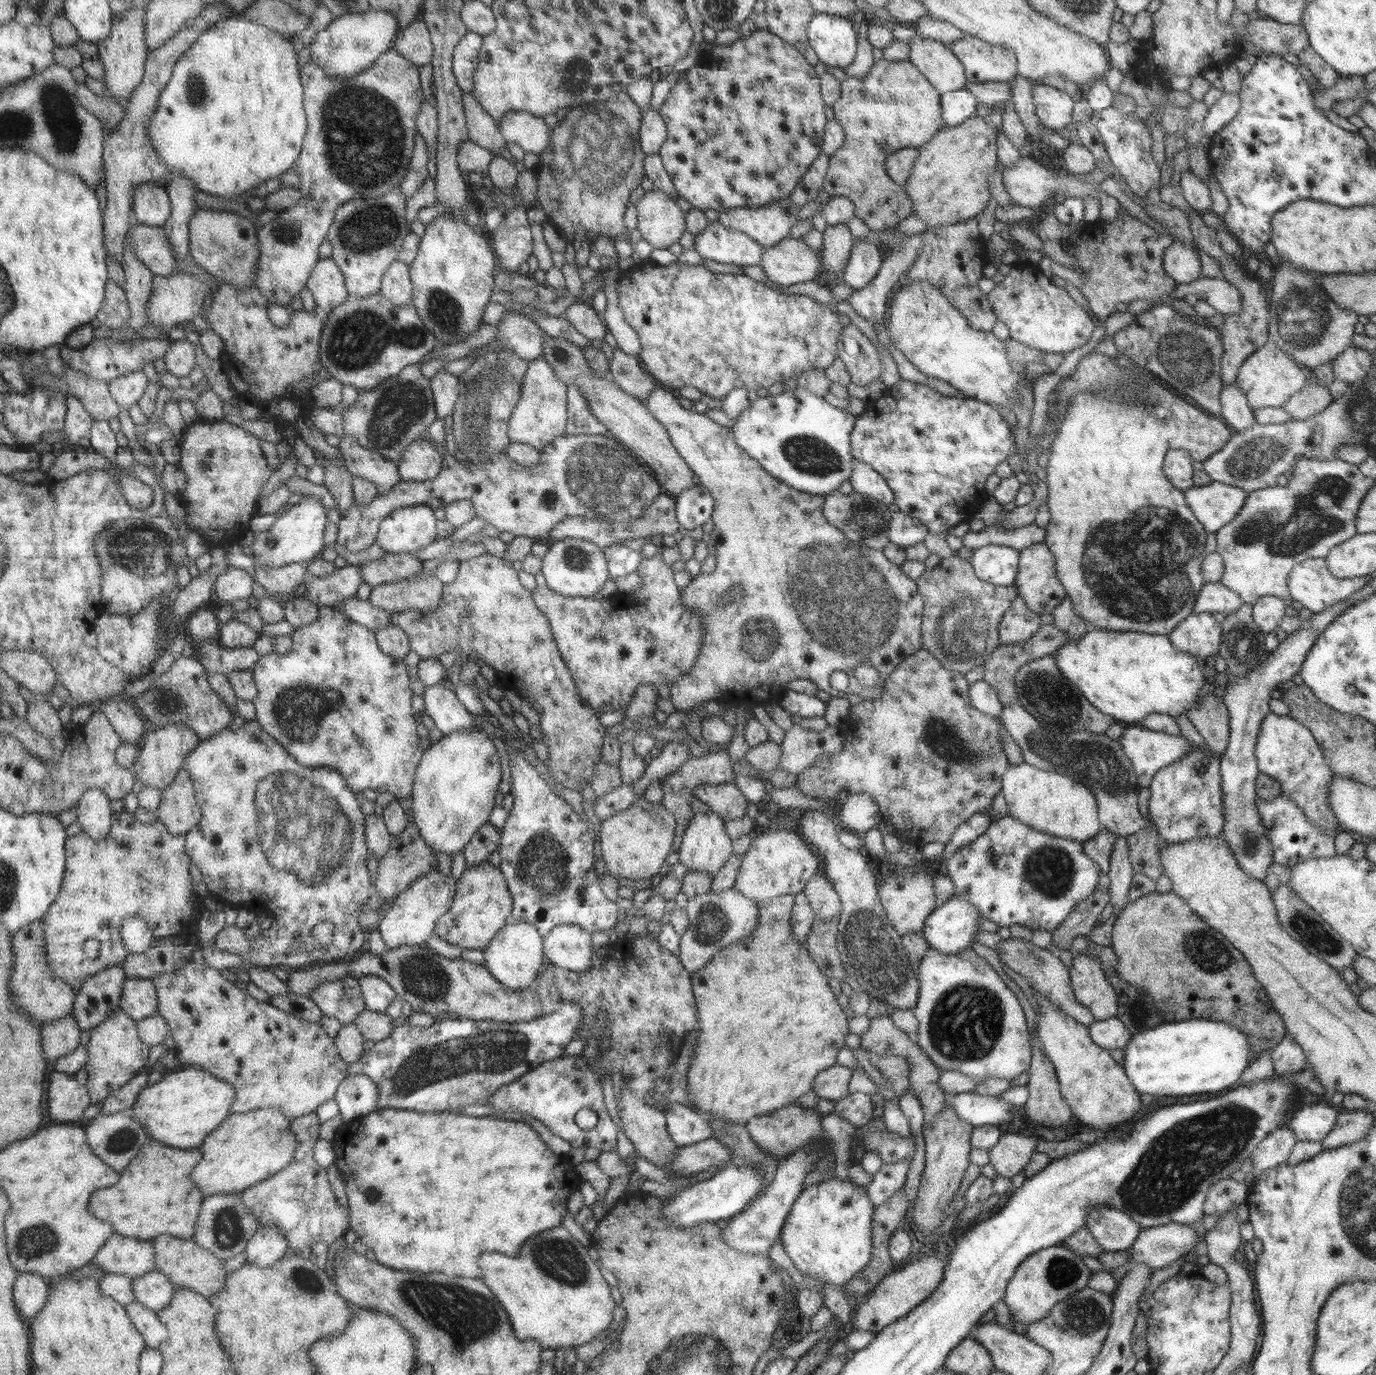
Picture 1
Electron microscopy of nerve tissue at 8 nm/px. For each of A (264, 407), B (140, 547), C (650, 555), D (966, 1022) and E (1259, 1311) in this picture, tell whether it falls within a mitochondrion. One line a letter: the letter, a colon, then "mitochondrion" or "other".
A: other
B: mitochondrion
C: other
D: mitochondrion
E: other

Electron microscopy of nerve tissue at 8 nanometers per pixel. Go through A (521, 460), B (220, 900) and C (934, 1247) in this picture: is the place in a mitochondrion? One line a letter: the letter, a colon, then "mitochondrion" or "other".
A: other
B: other
C: other

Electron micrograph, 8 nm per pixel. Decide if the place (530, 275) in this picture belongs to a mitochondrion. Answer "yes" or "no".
no

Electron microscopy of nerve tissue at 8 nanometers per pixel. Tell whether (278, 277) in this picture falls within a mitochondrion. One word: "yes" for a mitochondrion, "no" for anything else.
no

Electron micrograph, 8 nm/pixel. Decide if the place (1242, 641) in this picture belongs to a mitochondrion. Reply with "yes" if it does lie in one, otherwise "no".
yes

